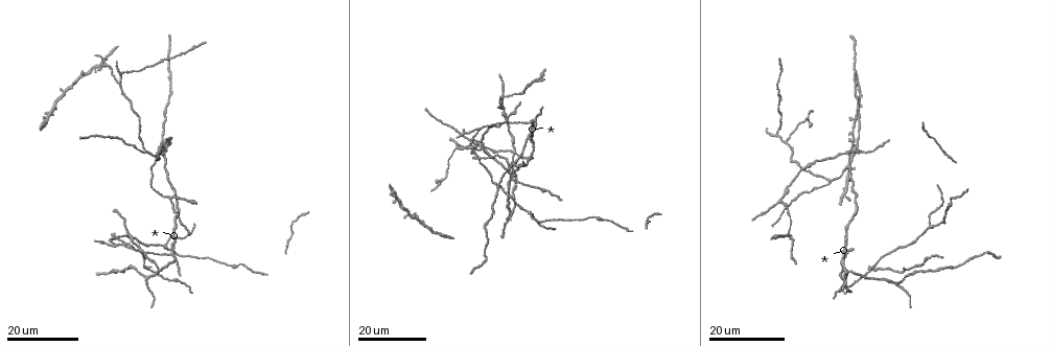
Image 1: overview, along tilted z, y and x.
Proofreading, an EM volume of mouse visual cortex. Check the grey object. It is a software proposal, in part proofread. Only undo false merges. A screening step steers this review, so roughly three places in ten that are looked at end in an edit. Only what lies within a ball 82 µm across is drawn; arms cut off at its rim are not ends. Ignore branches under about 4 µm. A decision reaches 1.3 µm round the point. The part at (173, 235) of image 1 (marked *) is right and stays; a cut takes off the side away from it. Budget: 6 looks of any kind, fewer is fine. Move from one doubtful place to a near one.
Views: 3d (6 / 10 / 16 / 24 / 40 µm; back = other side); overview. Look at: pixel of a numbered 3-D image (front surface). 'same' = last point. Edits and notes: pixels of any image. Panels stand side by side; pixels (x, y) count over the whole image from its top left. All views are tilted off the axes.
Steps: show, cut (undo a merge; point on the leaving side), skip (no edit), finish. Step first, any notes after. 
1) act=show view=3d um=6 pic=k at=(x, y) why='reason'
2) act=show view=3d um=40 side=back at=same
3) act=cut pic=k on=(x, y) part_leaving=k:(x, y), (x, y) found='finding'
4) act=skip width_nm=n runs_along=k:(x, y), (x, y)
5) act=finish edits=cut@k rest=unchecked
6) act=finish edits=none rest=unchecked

act=show view=3d um=24 pic=1 at=(829, 182) why='side arm on a straight run'

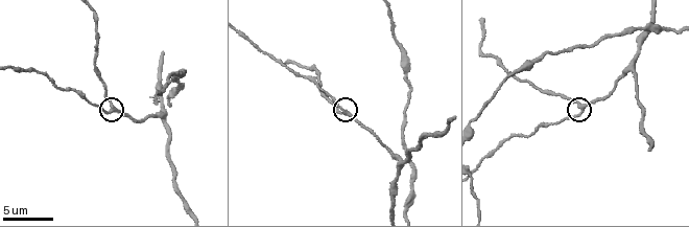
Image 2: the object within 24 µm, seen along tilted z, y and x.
act=show view=3d um=6 pic=2 at=(112, 109)

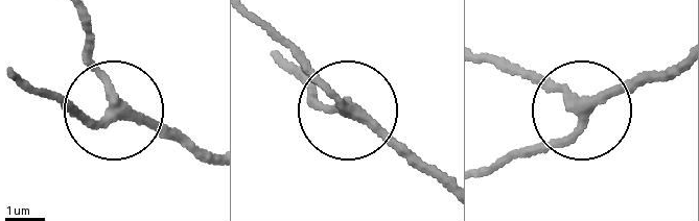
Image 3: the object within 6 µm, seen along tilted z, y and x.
act=skip runs_along=3:(677, 71), (589, 108), (566, 136), (514, 157) found='one neuron here'

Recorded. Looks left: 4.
act=show view=3d um=16 pic=1 at=(116, 243) why='three-way junction'

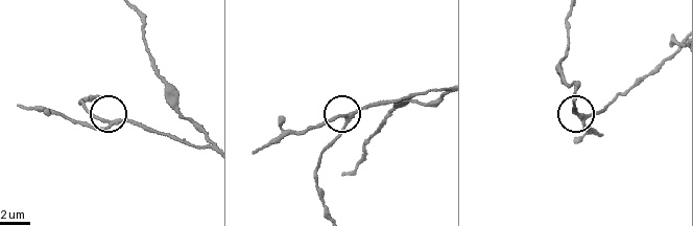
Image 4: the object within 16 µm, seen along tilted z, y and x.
act=show view=3d um=10 pic=4 at=(347, 117)

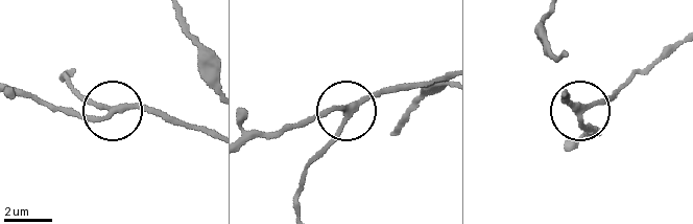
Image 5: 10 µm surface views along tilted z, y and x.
act=show view=3d um=6 pic=5 at=(581, 111) why='closer look'

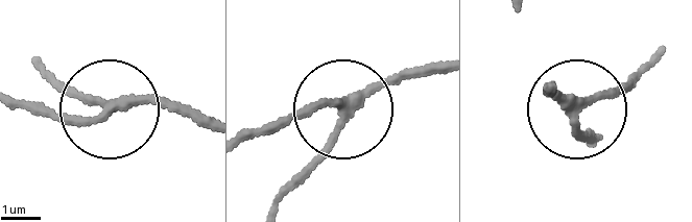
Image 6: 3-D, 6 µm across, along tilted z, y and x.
act=skip runs_along=6:(206, 125), (144, 103), (82, 117), (14, 104) found='one neuron here'

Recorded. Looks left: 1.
act=show view=3d um=16 pic=2 at=(160, 113) why='three arms meet'

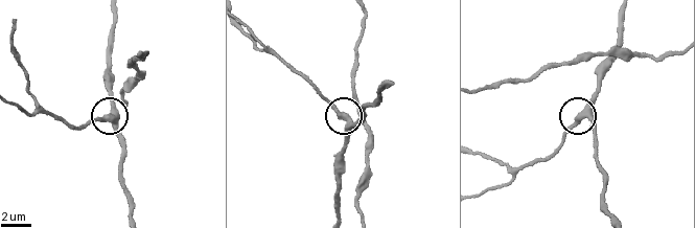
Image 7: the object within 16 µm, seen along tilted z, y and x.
act=skip width_nm=390 runs_along=7:(615, 214), (603, 201), (594, 124), (580, 116), (599, 91) found='continuous, no second neuron'

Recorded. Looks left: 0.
act=finish edits=none rest=unchecked

